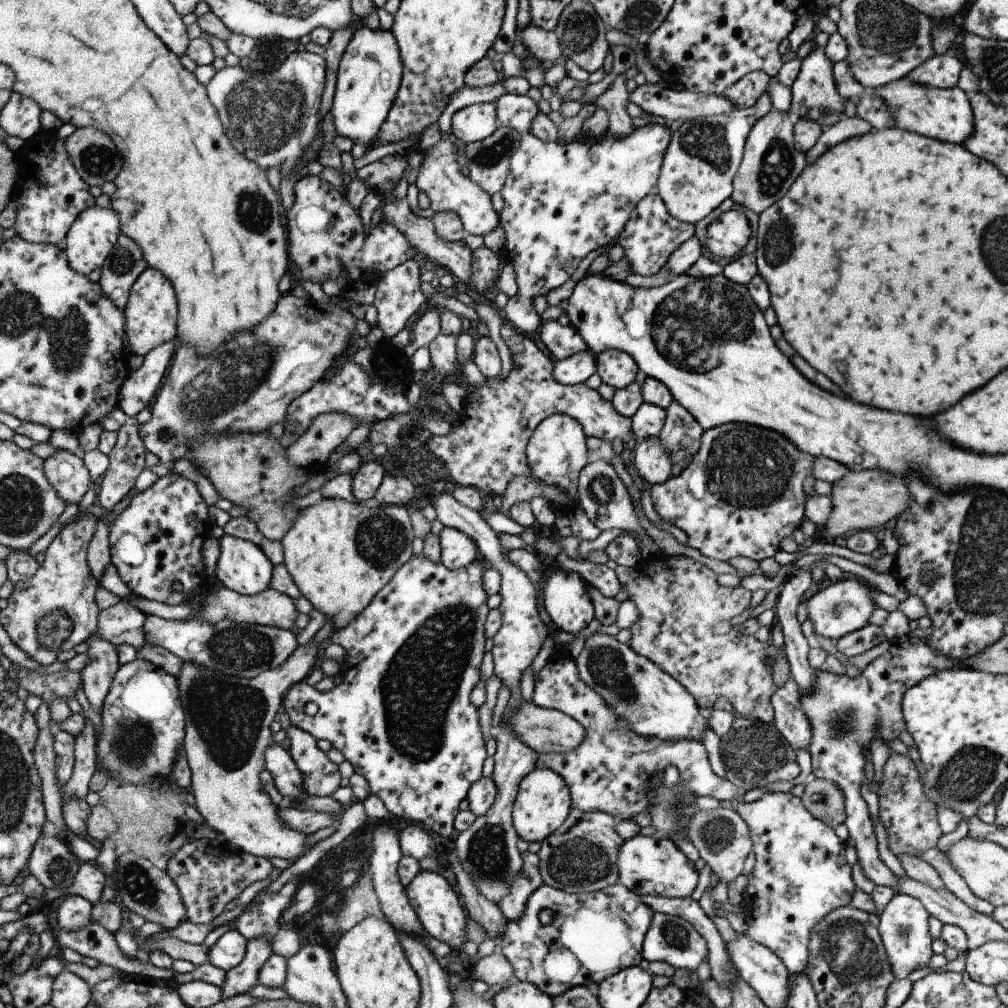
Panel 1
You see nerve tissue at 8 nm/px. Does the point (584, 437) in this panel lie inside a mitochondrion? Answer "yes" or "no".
no

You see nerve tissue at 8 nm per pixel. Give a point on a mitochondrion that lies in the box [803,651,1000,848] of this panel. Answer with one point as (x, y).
(839, 723)

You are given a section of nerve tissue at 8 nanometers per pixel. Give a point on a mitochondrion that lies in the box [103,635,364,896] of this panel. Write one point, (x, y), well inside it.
(227, 714)

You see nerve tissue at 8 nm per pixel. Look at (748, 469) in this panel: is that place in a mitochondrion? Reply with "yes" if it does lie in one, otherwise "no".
yes

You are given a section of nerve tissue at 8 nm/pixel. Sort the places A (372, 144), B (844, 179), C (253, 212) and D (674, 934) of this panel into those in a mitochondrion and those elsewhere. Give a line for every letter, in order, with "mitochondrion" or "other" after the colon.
A: other
B: other
C: mitochondrion
D: mitochondrion

